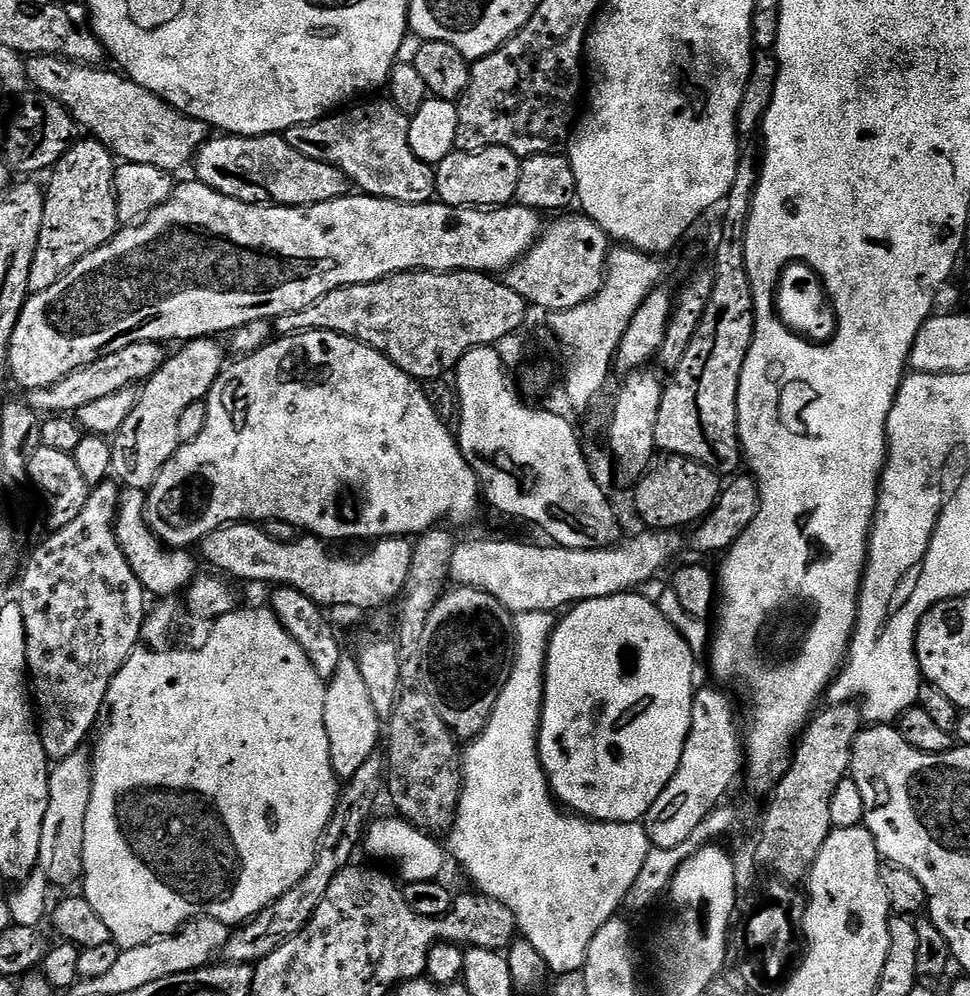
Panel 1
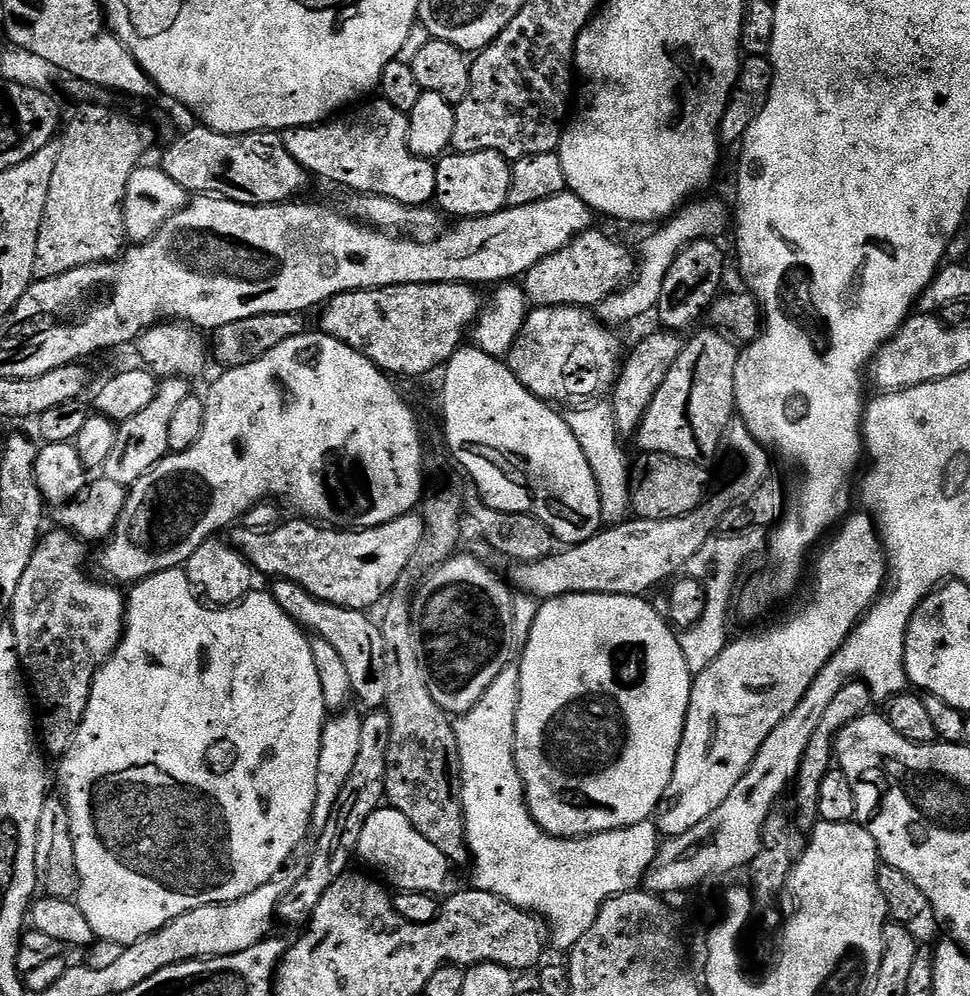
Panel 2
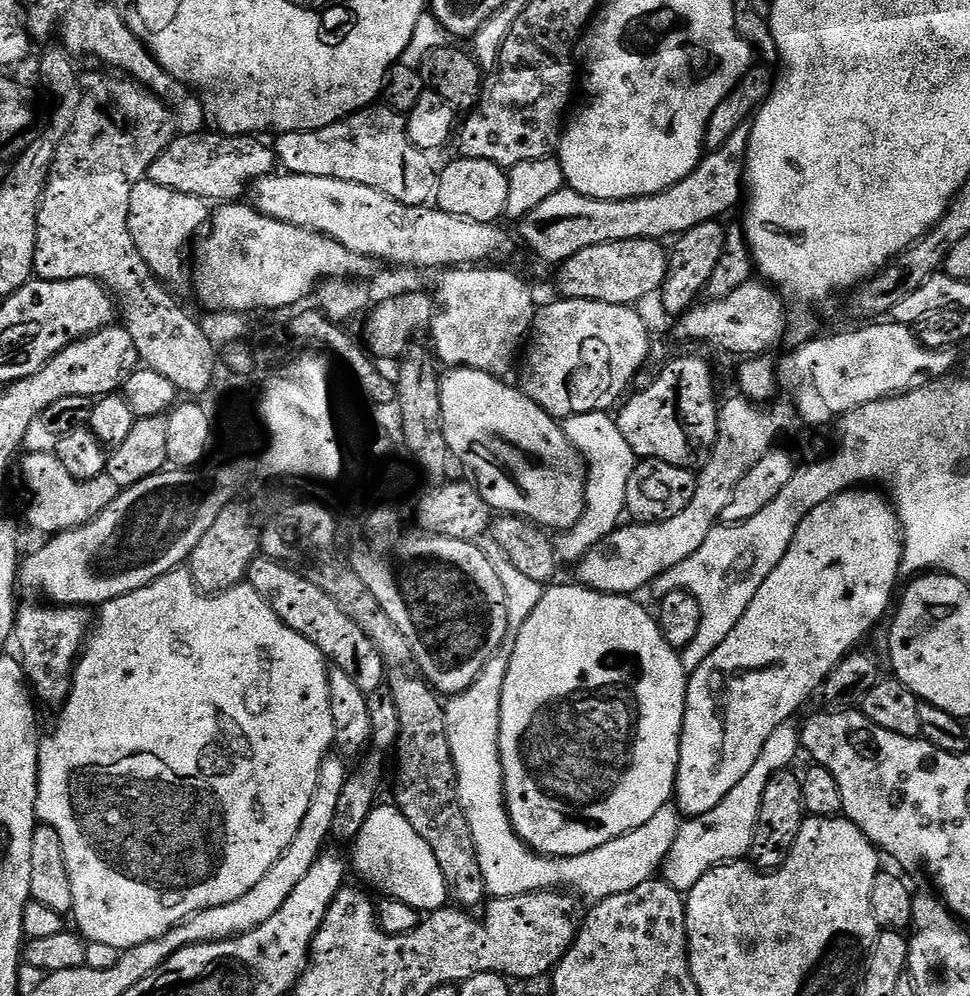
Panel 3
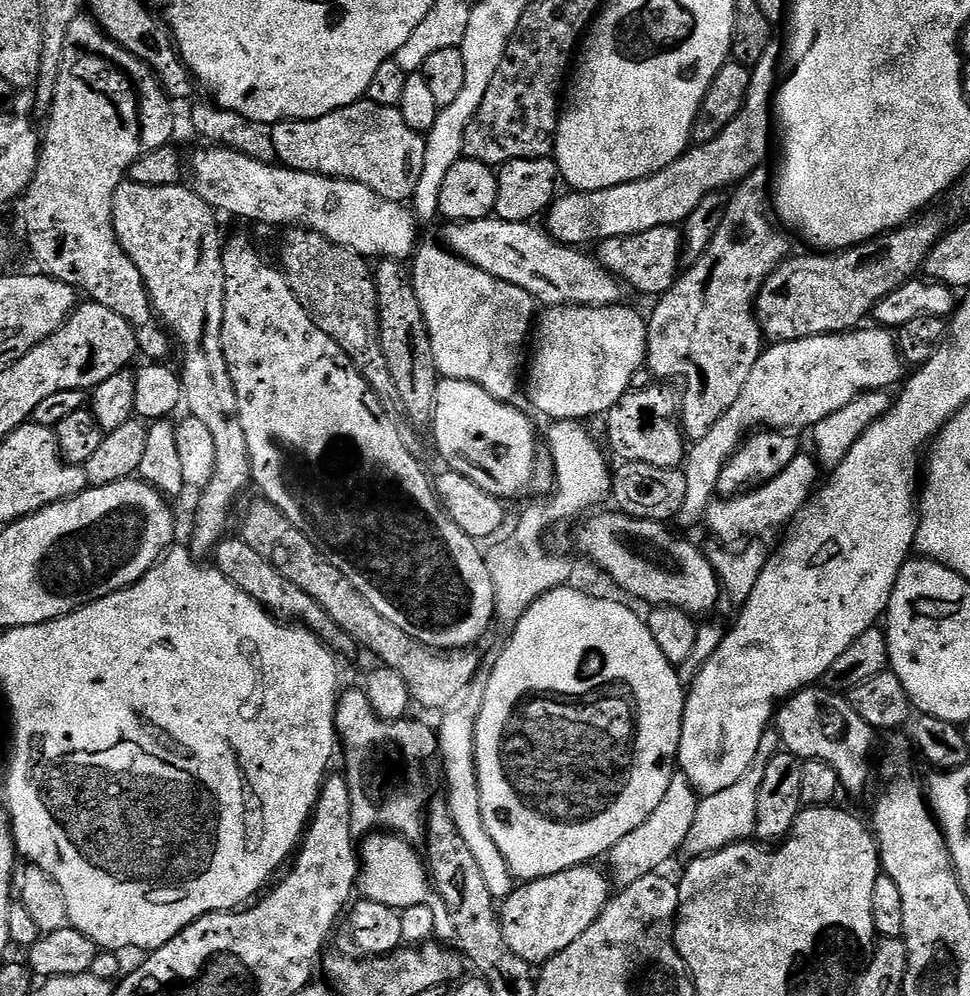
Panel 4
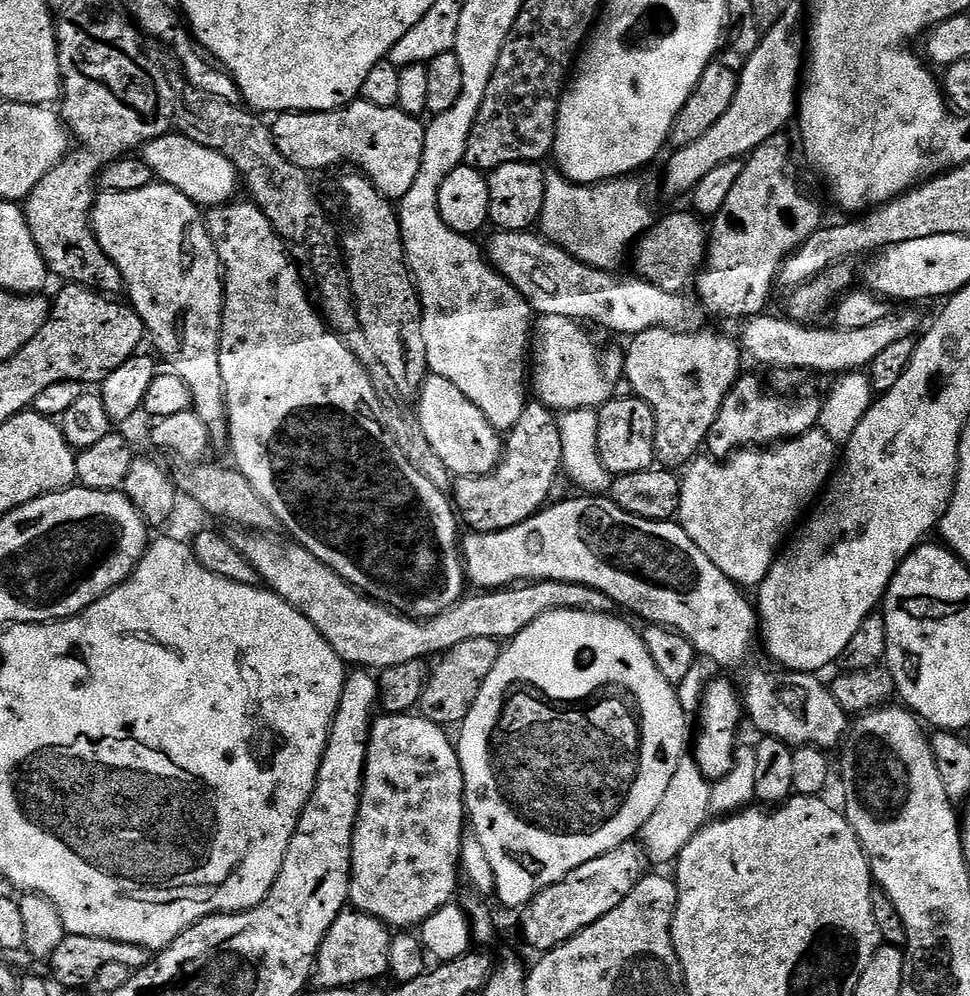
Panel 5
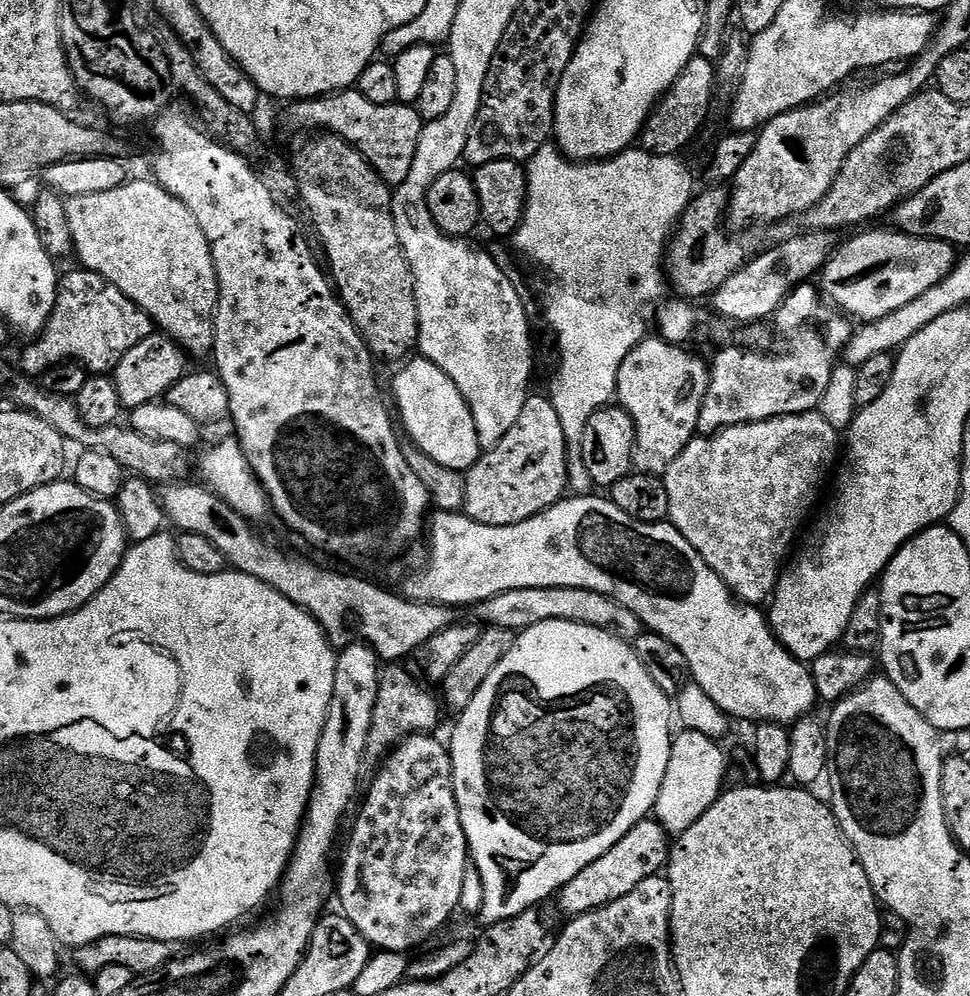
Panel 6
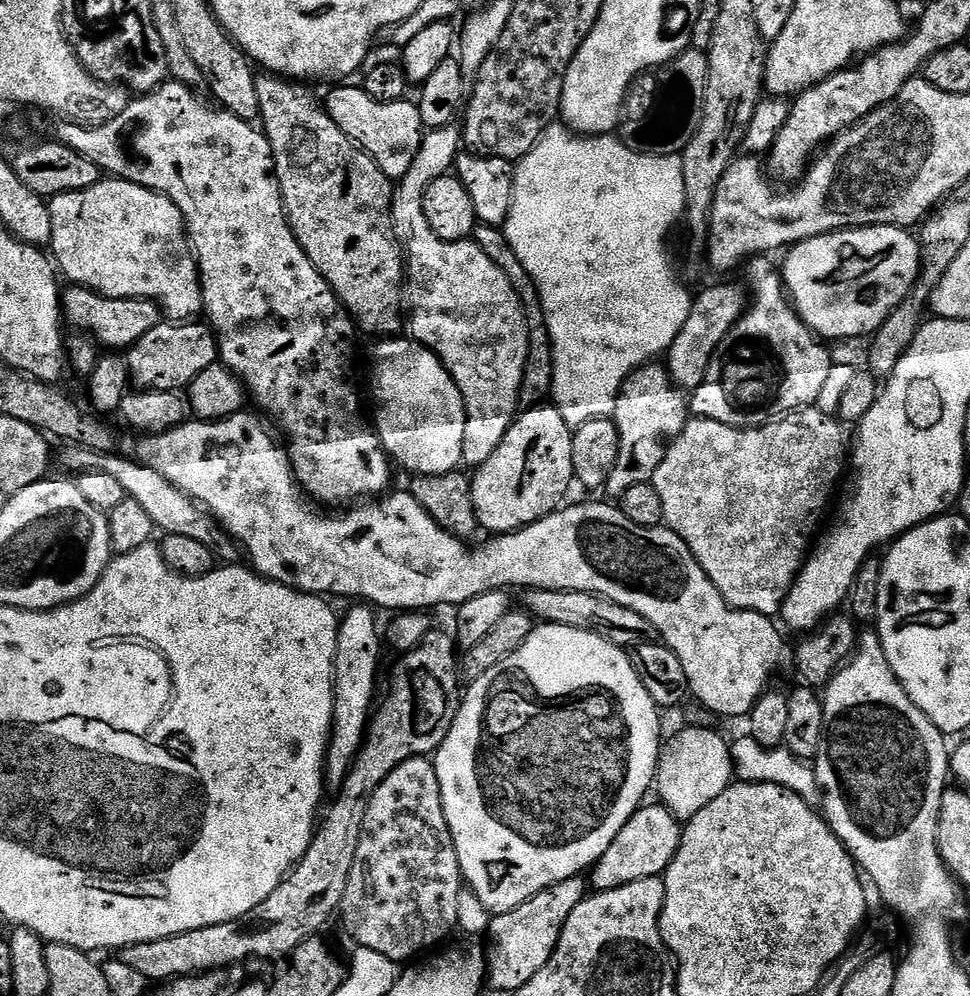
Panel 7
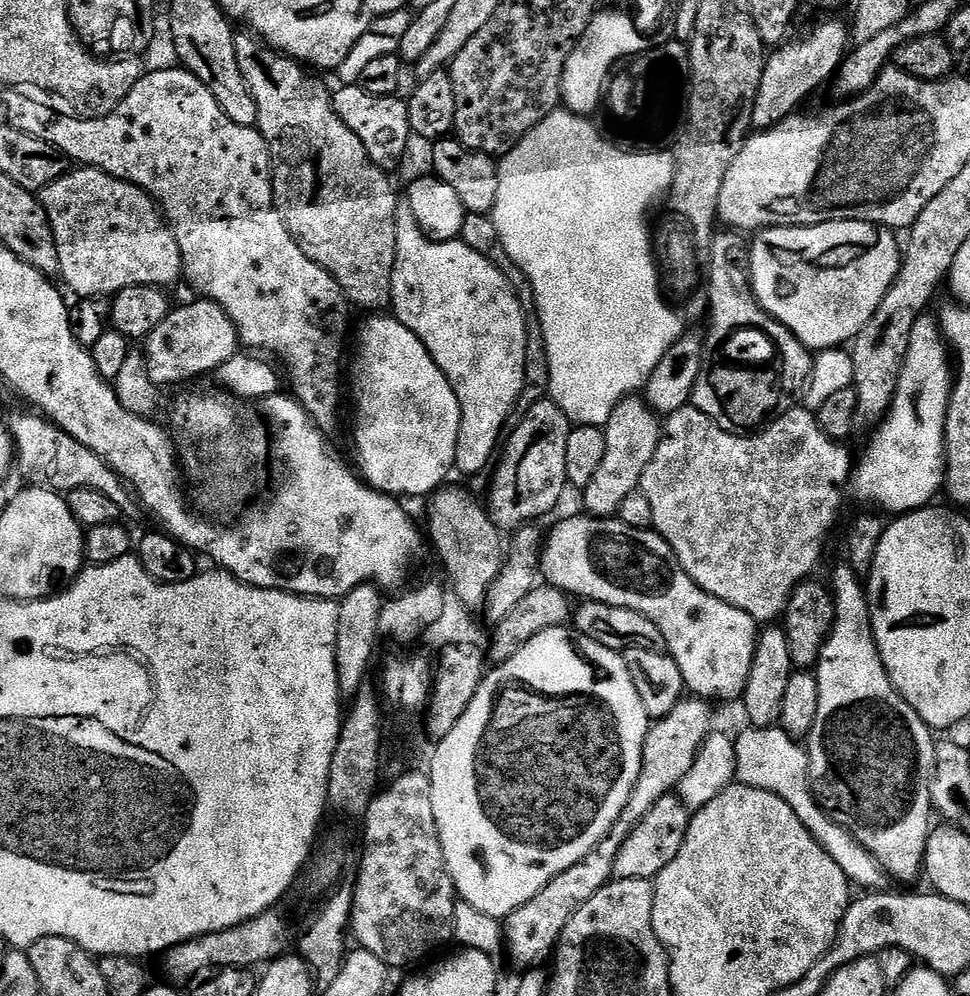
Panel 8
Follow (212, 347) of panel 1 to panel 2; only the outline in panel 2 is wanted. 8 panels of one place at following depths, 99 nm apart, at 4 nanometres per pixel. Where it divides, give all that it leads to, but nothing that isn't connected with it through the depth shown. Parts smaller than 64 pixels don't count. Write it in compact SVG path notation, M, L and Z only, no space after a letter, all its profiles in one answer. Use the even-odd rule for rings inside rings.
M161 379L154 394L154 402L150 402L146 410L134 414L134 418L123 421L117 427L114 450L110 450L110 458L106 458L102 469L103 475L119 484L131 486L138 482L138 478L146 475L159 460L169 455L170 418L178 402L182 402L182 398L188 395L190 395L189 381Z

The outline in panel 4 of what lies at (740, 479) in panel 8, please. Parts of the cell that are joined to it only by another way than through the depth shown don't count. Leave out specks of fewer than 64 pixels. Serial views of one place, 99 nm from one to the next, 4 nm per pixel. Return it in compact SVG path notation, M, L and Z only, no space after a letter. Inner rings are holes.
M799 454L793 458L790 466L779 469L771 478L765 479L761 488L756 488L745 496L736 496L733 500L713 499L706 513L706 525L708 524L709 530L724 546L740 546L753 538L764 538L760 536L774 531L775 528L783 529L798 515L817 487L821 479L820 472L822 473L822 468L815 455Z

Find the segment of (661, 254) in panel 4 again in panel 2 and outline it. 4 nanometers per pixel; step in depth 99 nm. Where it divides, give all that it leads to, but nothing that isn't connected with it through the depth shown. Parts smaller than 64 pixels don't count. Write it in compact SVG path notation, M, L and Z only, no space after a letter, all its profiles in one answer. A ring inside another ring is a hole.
M589 230L575 236L554 254L542 258L522 277L524 297L532 308L576 307L592 310L633 279L638 260L604 232Z

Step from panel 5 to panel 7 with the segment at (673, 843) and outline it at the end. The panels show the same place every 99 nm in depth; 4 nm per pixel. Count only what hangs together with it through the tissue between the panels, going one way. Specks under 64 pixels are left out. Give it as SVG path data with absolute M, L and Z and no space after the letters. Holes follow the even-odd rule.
M684 728L663 749L660 766L654 781L655 791L660 791L659 803L672 811L672 815L686 822L698 814L698 810L710 806L718 794L722 794L734 782L732 749L710 728Z

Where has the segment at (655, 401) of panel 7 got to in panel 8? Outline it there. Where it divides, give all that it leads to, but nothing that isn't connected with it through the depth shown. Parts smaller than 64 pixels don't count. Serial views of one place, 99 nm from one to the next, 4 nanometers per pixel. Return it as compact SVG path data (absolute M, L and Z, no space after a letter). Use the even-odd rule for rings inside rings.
M633 394L614 406L614 414L610 414L603 430L606 446L602 454L602 466L598 466L594 478L590 478L588 485L582 489L583 511L589 516L612 518L619 513L623 500L639 489L642 474L646 466L650 466L654 450L658 450L662 420L648 407L647 400Z

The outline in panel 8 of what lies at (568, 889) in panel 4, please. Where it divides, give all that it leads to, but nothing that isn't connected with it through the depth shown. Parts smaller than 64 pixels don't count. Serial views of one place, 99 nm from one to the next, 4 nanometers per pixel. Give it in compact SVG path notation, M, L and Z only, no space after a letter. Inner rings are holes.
M669 794L642 818L642 822L622 842L622 850L618 850L618 858L614 862L614 877L618 880L651 880L655 881L656 875L670 862L674 862L678 850L682 850L682 842L686 838L686 830L690 819L690 809L684 805L679 795Z

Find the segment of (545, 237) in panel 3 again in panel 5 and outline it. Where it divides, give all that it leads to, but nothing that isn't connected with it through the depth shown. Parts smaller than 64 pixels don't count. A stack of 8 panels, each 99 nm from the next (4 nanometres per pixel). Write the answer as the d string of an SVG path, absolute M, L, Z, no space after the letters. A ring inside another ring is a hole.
M793 6L786 10L778 22L774 22L761 35L758 50L750 54L746 66L739 72L740 81L736 87L736 93L732 95L730 106L698 142L690 142L690 146L682 146L675 149L668 160L668 173L664 176L664 188L672 196L687 197L722 162L731 160L744 160L755 148L762 146L772 136L779 136L785 131L788 123L793 123L794 113L798 108L798 89L802 84L802 61L806 56L806 24L800 21L799 7Z

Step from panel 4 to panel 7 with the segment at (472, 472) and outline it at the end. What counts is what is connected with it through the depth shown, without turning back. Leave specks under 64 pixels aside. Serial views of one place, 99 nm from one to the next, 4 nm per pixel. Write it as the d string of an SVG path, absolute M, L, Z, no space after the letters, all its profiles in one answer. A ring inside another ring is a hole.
M384 338L379 341L376 356L380 361L372 372L372 396L376 399L374 427L388 459L397 469L405 468L417 476L441 476L455 472L462 464L462 442L466 436L468 415L464 399L452 376L431 350L411 338Z

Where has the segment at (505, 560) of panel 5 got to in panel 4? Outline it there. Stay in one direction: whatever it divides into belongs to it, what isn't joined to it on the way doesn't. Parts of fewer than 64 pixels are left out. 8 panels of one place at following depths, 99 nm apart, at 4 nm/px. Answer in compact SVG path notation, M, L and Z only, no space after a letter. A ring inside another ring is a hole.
M619 510L611 511L597 511L589 515L583 521L584 528L577 530L576 548L582 555L589 556L622 591L629 592L636 600L645 600L648 606L667 605L670 608L680 608L697 618L703 617L703 612L715 610L716 603L722 600L720 579L716 577L716 572L703 551L700 553L690 541L675 536L668 529L671 527L667 523L658 520L635 520Z

